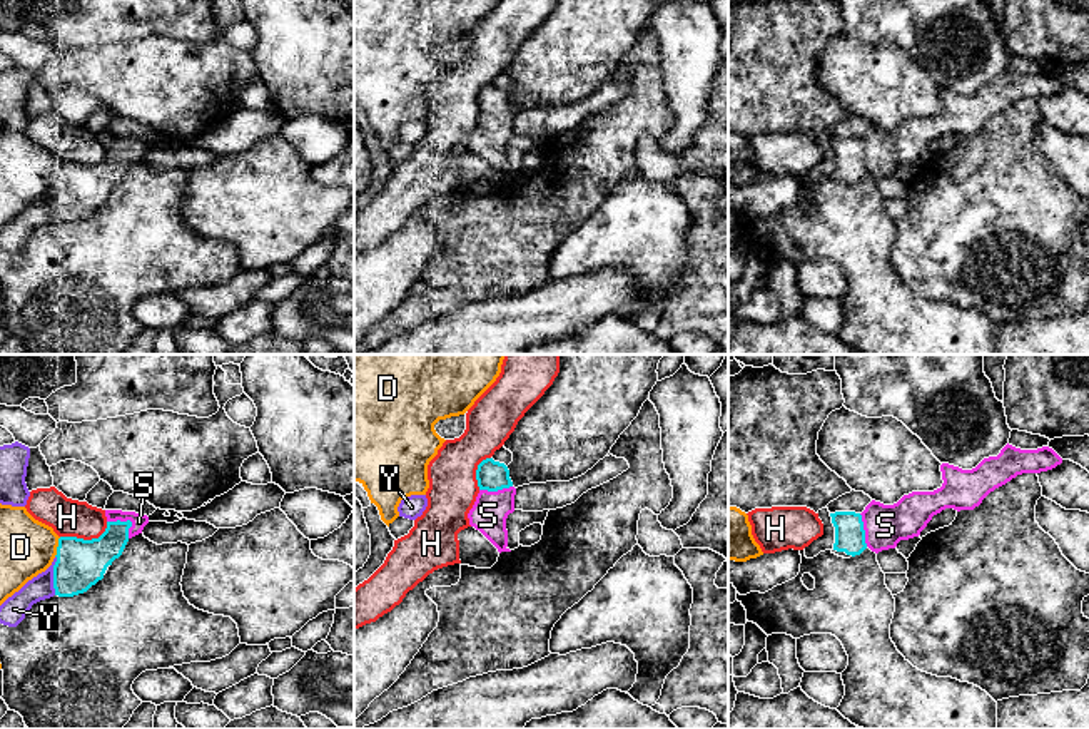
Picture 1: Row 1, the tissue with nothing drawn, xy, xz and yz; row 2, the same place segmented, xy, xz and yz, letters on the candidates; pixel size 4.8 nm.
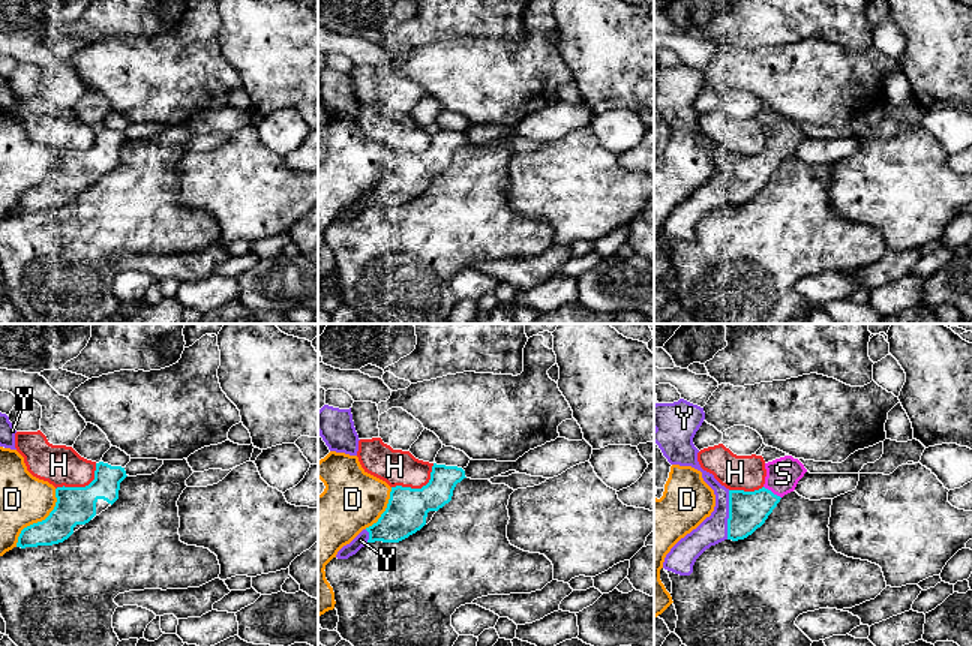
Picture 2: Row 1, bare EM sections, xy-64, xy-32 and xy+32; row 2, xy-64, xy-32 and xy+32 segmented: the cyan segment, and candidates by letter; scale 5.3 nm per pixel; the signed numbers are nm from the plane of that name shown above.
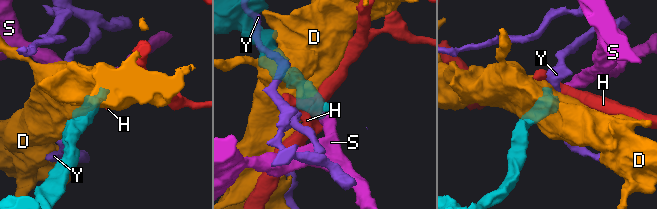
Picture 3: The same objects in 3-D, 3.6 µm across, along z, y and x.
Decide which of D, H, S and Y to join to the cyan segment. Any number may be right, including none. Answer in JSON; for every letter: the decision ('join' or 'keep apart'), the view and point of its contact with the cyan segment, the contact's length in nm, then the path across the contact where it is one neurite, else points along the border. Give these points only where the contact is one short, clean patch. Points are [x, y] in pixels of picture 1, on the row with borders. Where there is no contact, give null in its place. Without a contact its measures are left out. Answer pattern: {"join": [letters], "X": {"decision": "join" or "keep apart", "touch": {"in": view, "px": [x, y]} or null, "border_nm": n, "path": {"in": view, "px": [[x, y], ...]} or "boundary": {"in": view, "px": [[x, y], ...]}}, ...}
{"join": ["S"], "D": {"decision": "keep apart", "touch": {"in": "xy", "px": [57, 547]}, "border_nm": 100}, "H": {"decision": "keep apart", "touch": {"in": "xy", "px": [86, 540]}, "border_nm": 240, "boundary": {"in": "xy", "px": [[107, 522], [107, 527], [97, 537], [60, 537]]}}, "S": {"decision": "join", "touch": {"in": "xy", "px": [127, 520]}, "border_nm": 140, "path": {"in": "xy", "px": [[91, 557], [127, 520], [139, 522]]}}, "Y": {"decision": "keep apart", "touch": {"in": "xy", "px": [54, 576]}, "border_nm": 190}}

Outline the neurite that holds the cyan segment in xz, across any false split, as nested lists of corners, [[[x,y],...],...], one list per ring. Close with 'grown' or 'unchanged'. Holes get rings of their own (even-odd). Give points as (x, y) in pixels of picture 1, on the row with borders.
[[[486,458],[478,465],[476,480],[479,493],[468,513],[469,525],[479,530],[498,552],[508,548],[506,518],[514,512],[516,488],[504,463]]]; grown

